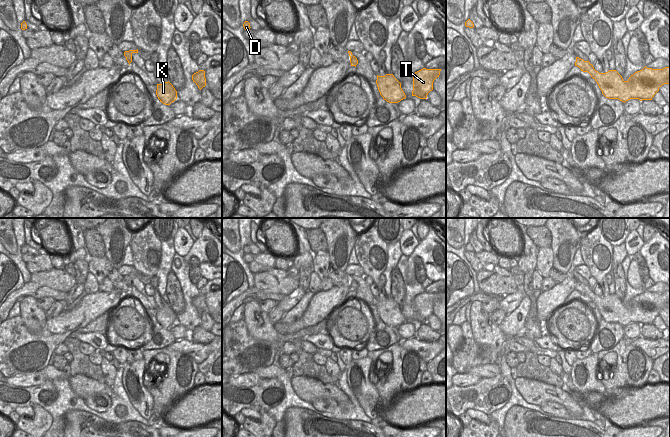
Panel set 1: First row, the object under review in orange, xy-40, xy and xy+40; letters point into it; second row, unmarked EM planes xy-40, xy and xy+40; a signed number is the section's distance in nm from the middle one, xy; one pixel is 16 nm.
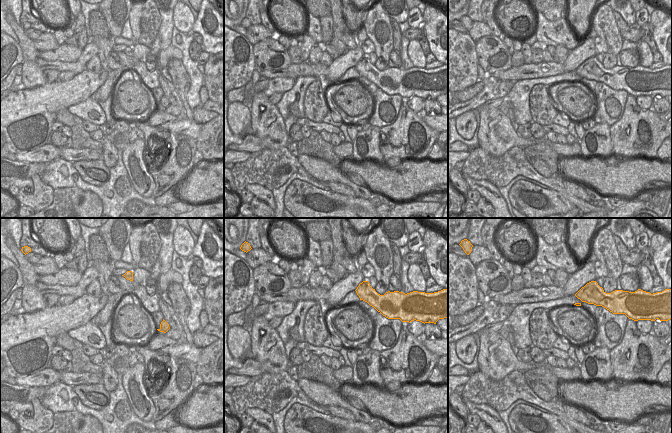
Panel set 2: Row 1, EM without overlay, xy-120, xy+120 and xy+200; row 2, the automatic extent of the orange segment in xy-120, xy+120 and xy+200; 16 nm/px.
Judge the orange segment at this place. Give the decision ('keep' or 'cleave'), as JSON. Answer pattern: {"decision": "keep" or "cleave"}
{"decision": "keep"}

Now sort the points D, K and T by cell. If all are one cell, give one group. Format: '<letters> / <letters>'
D K T

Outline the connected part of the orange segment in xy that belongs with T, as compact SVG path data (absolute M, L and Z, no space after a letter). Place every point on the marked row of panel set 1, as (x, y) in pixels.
M423 68L415 72L413 76L412 96L420 99L426 99L430 91L433 90L433 82L439 77L441 69Z

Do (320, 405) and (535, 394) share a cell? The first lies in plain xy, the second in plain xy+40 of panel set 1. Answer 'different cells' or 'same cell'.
different cells

